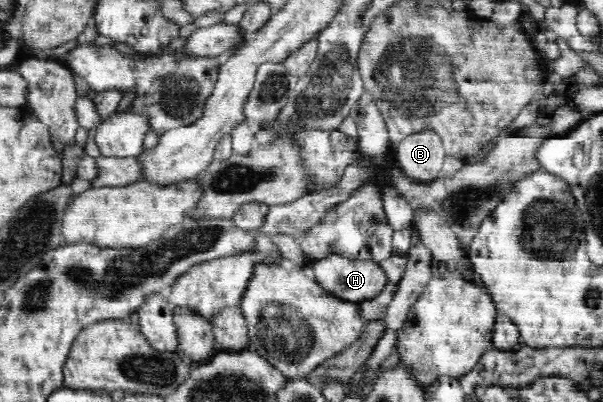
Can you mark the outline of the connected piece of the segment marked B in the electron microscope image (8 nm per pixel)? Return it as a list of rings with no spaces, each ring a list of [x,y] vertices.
[[[421,128],[400,140],[395,148],[396,163],[417,181],[437,178],[445,162],[446,147],[435,128]]]

